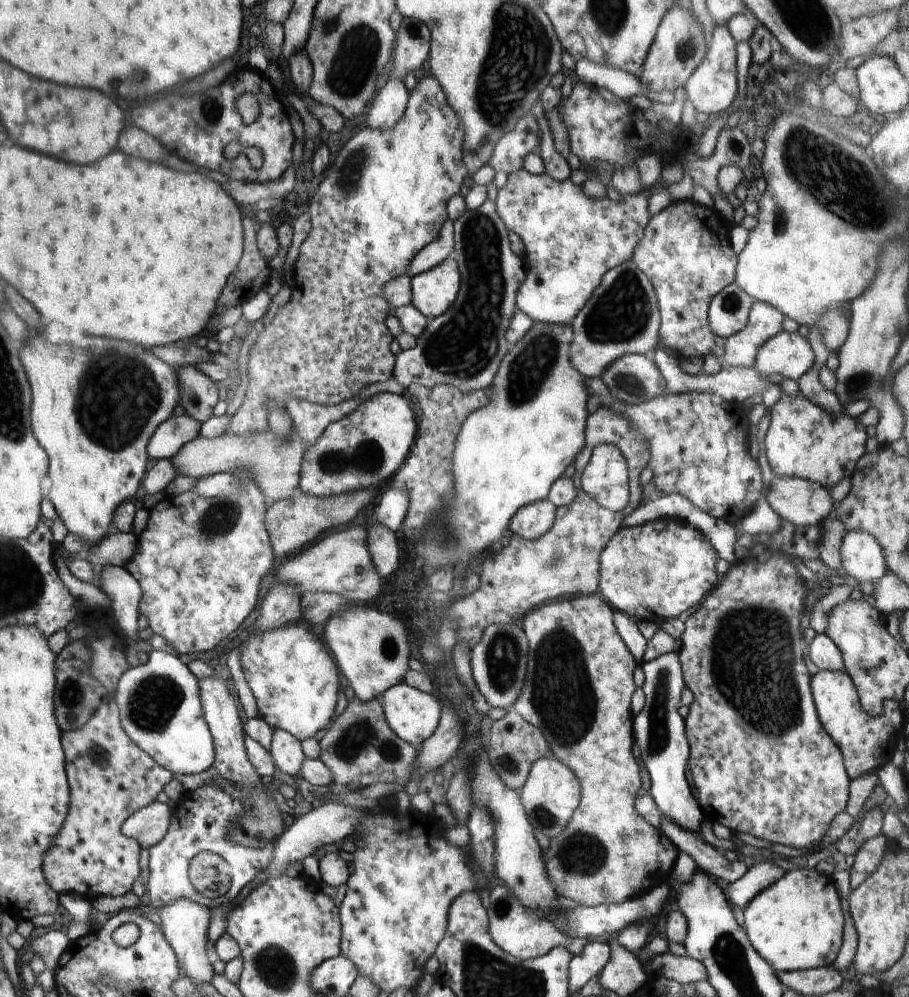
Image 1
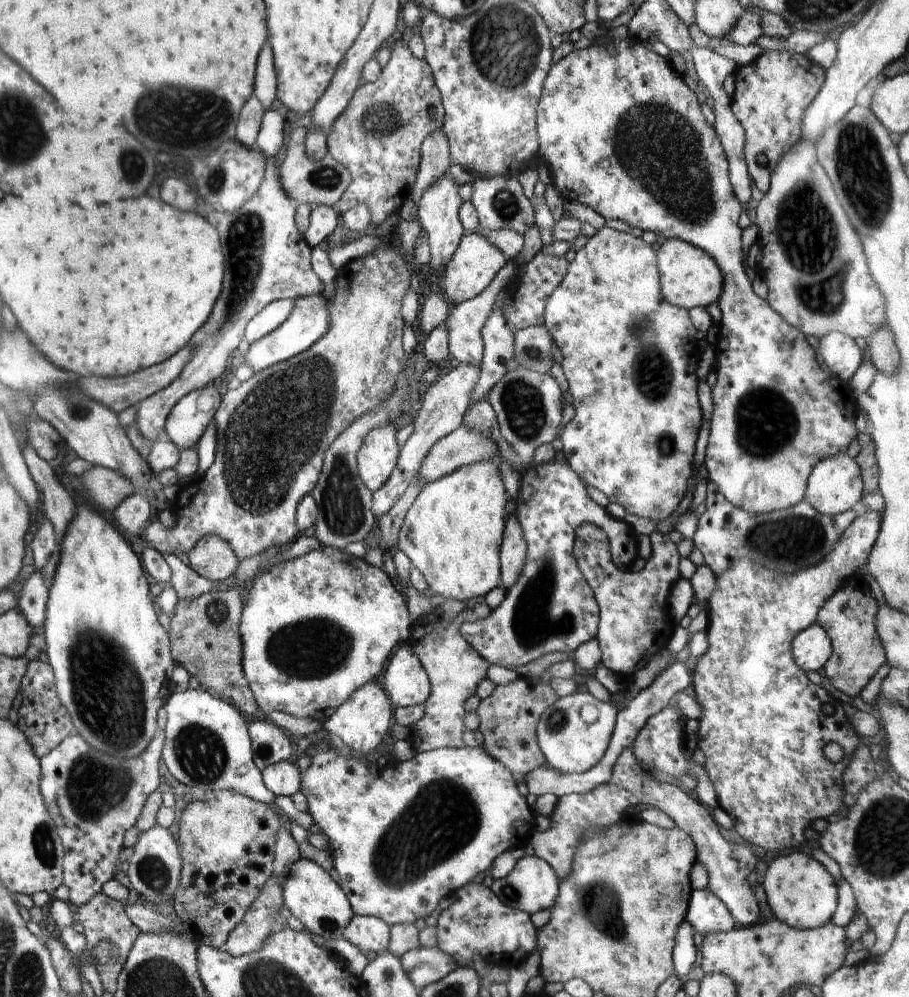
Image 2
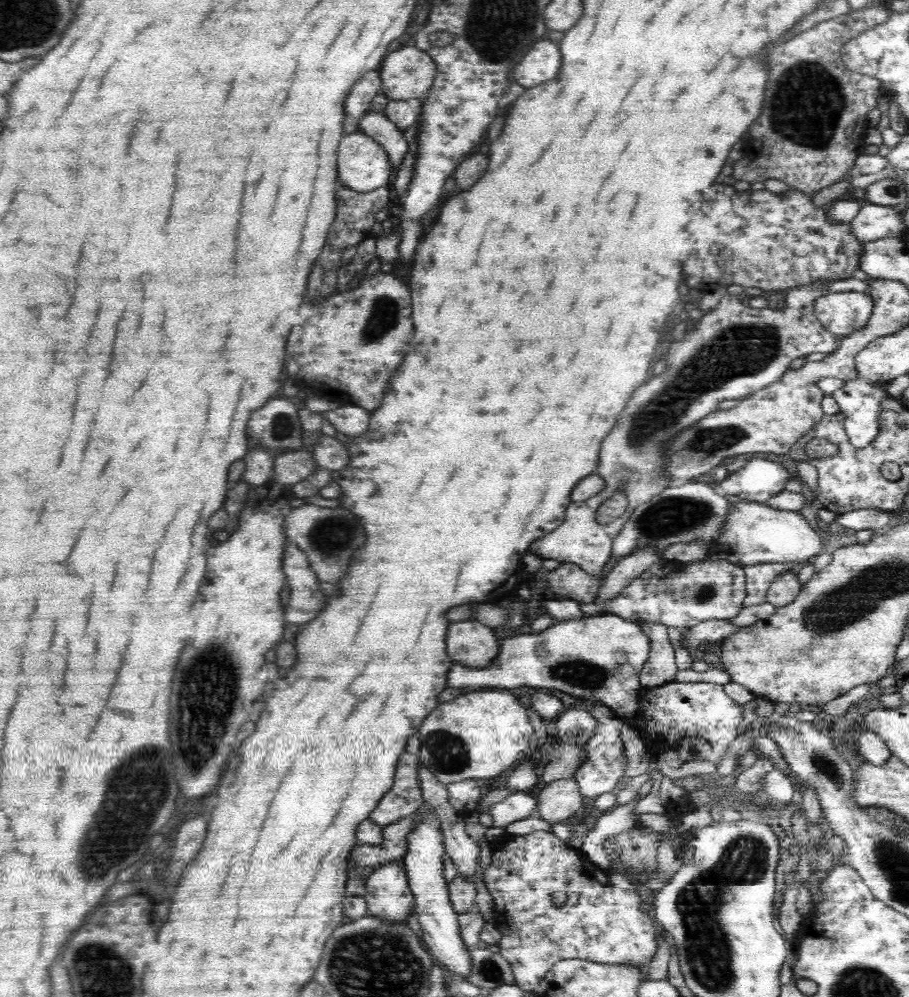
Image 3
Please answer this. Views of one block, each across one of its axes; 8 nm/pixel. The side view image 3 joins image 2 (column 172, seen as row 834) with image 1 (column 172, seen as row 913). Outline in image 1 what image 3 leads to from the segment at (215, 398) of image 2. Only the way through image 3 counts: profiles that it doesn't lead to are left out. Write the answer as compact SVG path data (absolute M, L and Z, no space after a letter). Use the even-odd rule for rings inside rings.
M188 415L172 416L156 428L148 454L153 460L171 460L177 456L184 444L194 440L200 434L200 422Z

